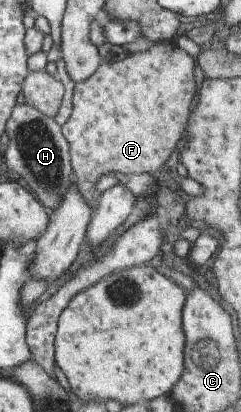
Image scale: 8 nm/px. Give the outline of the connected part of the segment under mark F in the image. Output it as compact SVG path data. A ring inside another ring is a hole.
M157 41L147 50L128 52L126 58L100 63L98 70L73 90L72 112L61 126L69 144L73 181L93 211L98 206L96 182L106 174L153 174L161 170L183 137L190 118L190 104L196 94L195 62L174 41Z

